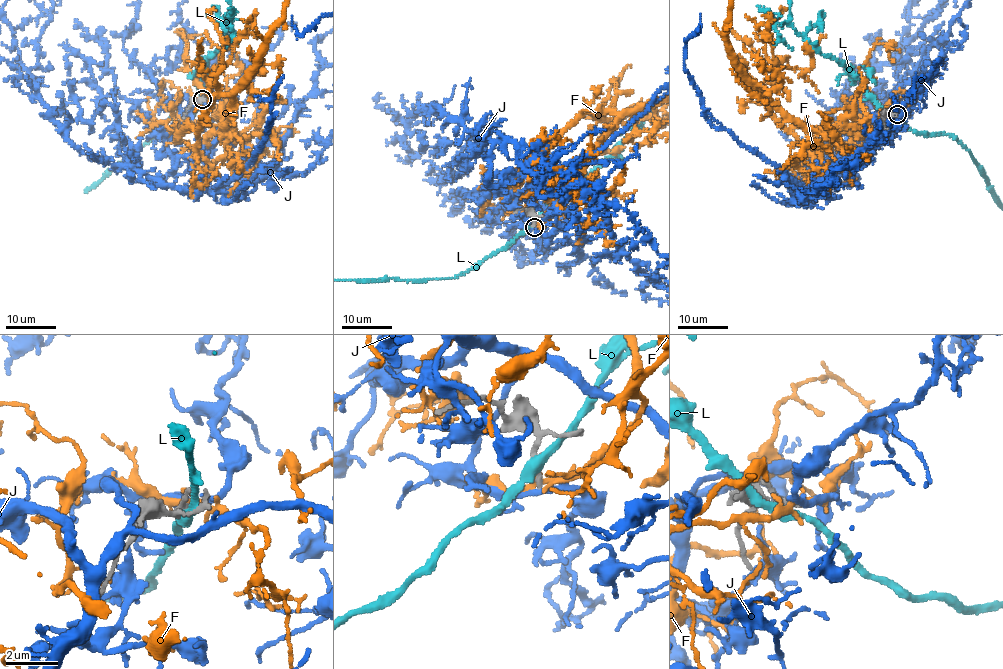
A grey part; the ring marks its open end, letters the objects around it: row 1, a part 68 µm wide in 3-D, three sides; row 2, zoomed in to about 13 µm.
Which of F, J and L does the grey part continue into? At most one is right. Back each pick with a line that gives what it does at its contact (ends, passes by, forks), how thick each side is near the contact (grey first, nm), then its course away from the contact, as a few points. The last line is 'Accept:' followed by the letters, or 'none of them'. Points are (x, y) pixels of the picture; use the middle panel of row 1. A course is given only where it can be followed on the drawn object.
Accept: none of them

